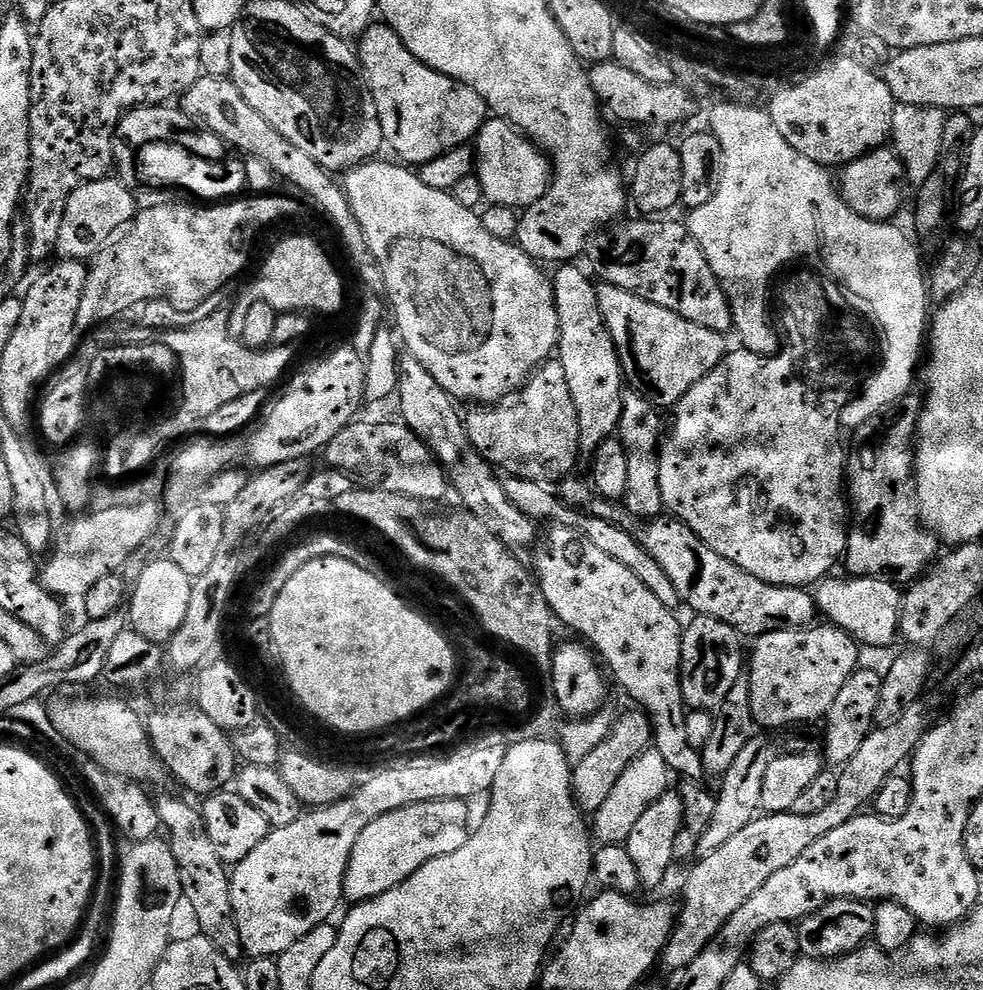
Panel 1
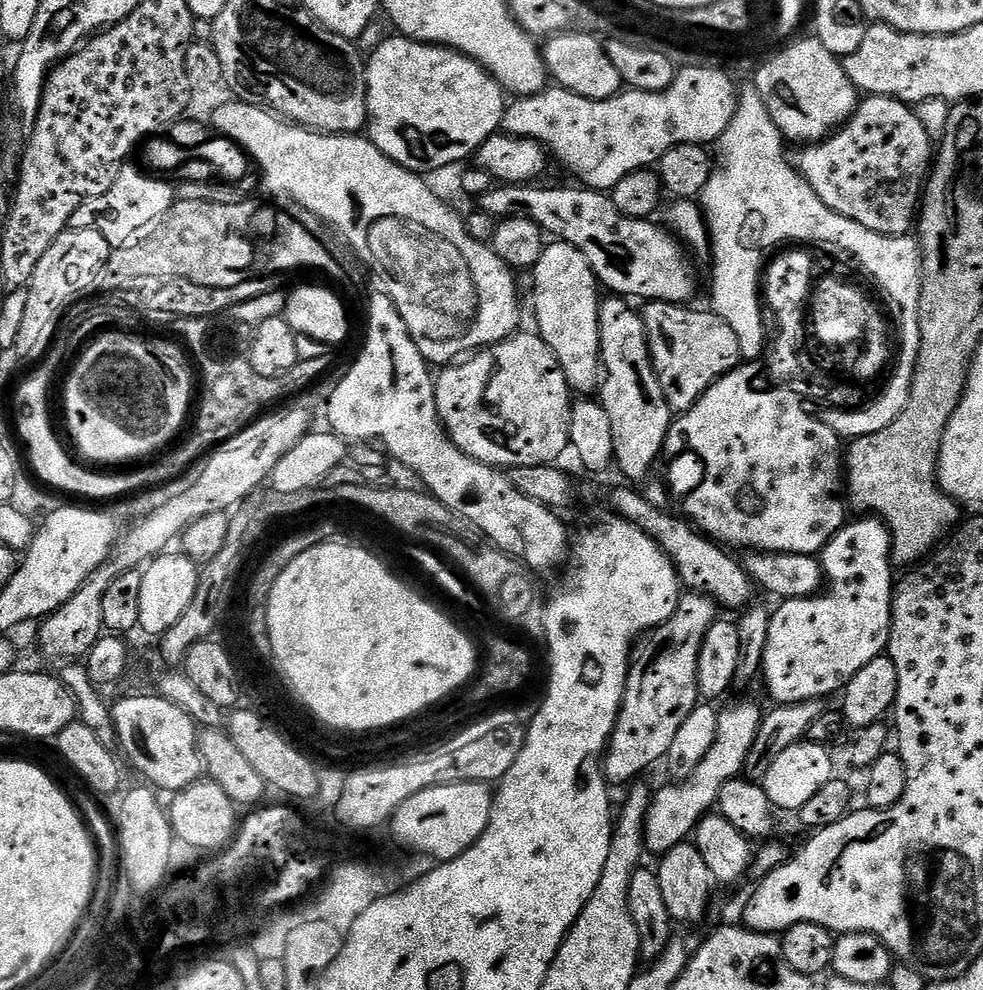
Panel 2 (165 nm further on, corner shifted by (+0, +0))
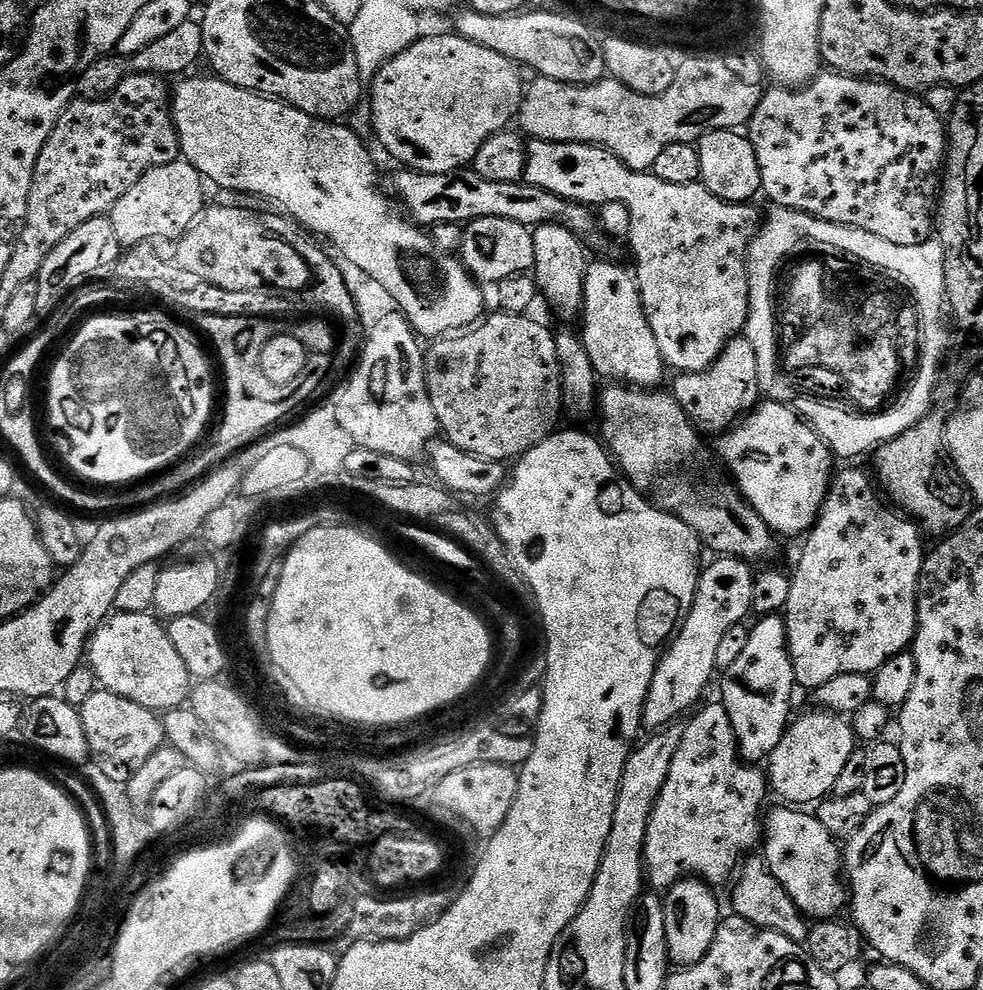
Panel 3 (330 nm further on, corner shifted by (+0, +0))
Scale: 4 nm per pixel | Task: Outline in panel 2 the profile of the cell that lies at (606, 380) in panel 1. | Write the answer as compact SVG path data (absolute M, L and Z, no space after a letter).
M563 242L549 243L538 258L535 268L531 269L530 276L536 283L535 327L538 329L538 335L544 339L546 346L550 346L550 350L554 350L573 393L595 393L602 384L600 358L602 288L586 254Z

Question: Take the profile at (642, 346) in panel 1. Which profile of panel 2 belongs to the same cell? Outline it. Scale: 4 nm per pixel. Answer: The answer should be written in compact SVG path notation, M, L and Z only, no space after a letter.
M661 300L645 303L642 308L648 353L660 379L662 394L666 394L666 402L676 414L689 412L711 384L742 363L738 334L734 334L728 323L715 312L695 312L694 309Z

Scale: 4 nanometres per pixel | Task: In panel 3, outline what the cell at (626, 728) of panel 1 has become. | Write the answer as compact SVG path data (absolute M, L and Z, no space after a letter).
M722 556L713 561L709 568L707 565L701 571L692 609L656 663L644 703L644 724L652 730L667 728L669 724L679 721L683 712L691 713L701 703L700 695L704 687L711 682L712 675L714 680L718 672L714 657L722 643L722 634L726 634L730 626L744 624L752 612L753 565L733 556Z

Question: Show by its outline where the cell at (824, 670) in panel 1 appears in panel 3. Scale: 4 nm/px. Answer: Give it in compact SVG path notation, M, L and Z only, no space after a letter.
M844 466L841 472L839 469L833 475L832 482L828 485L828 497L824 499L820 517L816 519L816 525L803 537L804 545L800 548L800 561L796 564L796 573L793 571L790 576L792 581L790 598L786 602L782 615L788 631L788 653L794 666L797 685L801 689L815 690L824 683L838 678L838 674L862 674L863 672L875 674L882 666L882 662L894 658L894 654L905 651L916 637L916 587L920 581L920 571L926 555L923 540L925 537L915 520L886 502L869 473L868 477L862 469L852 467L856 466Z

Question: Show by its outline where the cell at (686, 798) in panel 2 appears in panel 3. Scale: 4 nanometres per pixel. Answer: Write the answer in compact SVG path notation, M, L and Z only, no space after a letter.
M783 615L761 616L755 622L756 625L748 628L746 646L741 656L734 661L734 666L723 669L719 677L721 680L720 696L718 696L719 703L724 705L726 714L730 718L730 726L734 726L734 738L736 745L740 747L740 759L753 766L767 761L768 756L774 754L774 746L782 742L784 731L794 716L792 691L797 691L798 688L794 666L788 653L788 631L784 625Z

